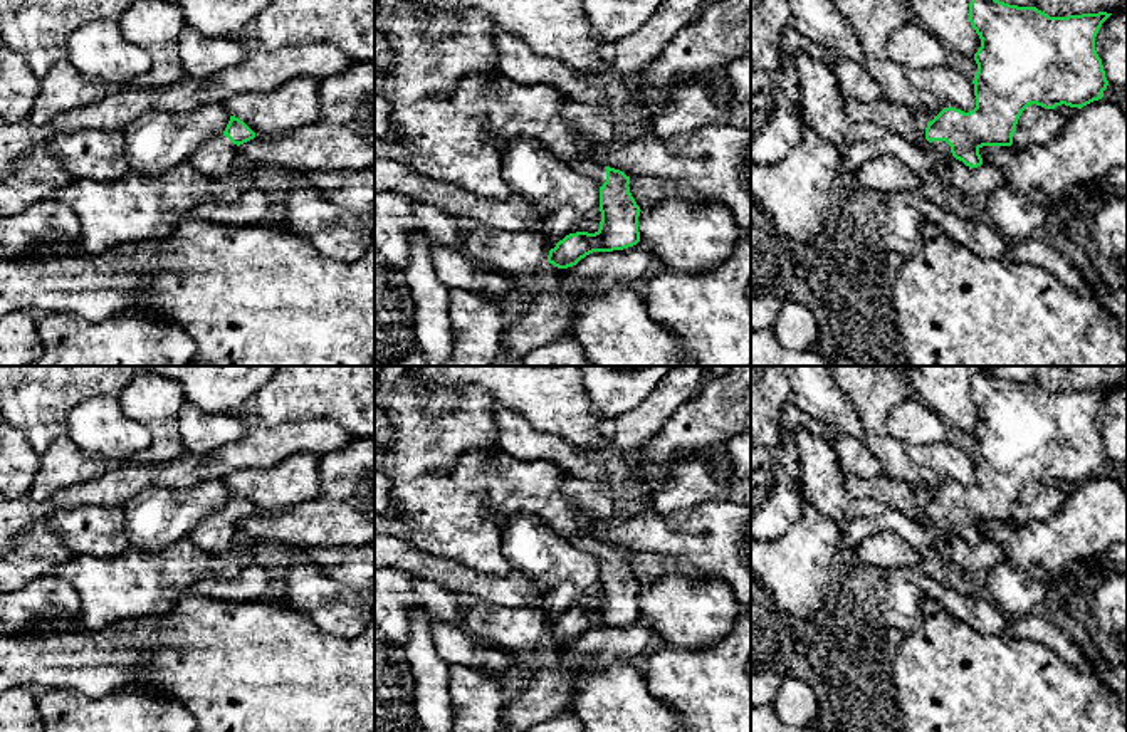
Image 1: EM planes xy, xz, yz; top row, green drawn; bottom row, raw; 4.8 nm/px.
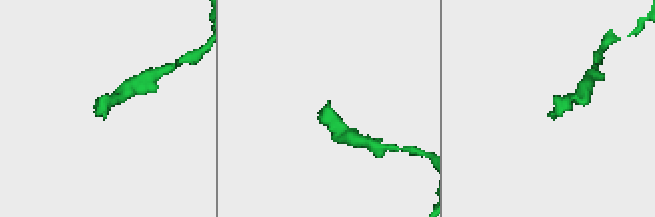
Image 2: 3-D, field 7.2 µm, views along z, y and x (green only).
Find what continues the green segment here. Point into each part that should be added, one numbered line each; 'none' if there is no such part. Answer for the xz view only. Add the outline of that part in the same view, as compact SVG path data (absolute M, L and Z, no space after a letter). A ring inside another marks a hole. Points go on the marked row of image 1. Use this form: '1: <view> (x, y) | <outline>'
1: xz (587, 167) | M590 158L573 159L573 161L571 161L571 166L573 166L578 173L581 173L581 175L584 175L584 176L595 180L598 186L603 186L603 183L606 181L605 165L600 165L600 163L593 161L593 159L590 159Z

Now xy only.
1: xy (217, 156) | M220 134L200 144L190 163L202 175L220 180L233 170L239 159L237 144Z

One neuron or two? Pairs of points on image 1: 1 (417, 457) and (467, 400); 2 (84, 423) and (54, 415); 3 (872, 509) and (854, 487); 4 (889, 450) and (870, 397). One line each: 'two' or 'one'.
1: one
2: two
3: two
4: one

